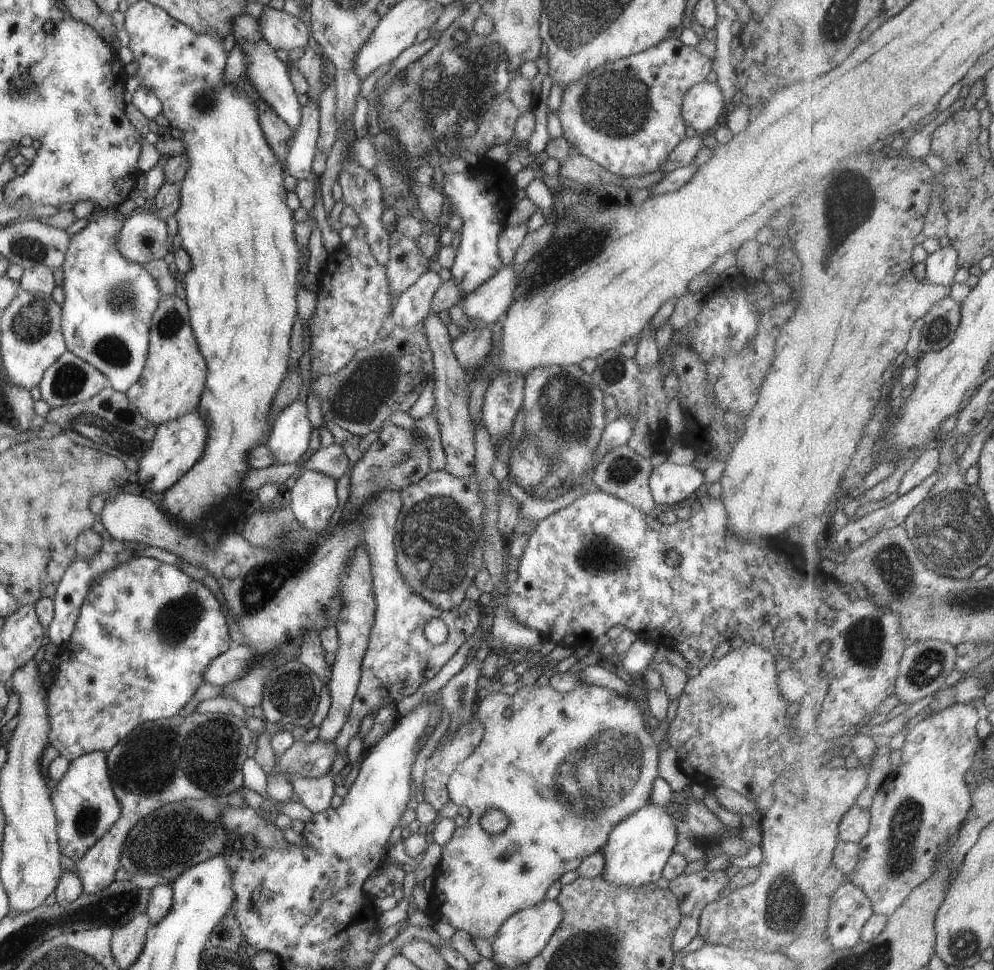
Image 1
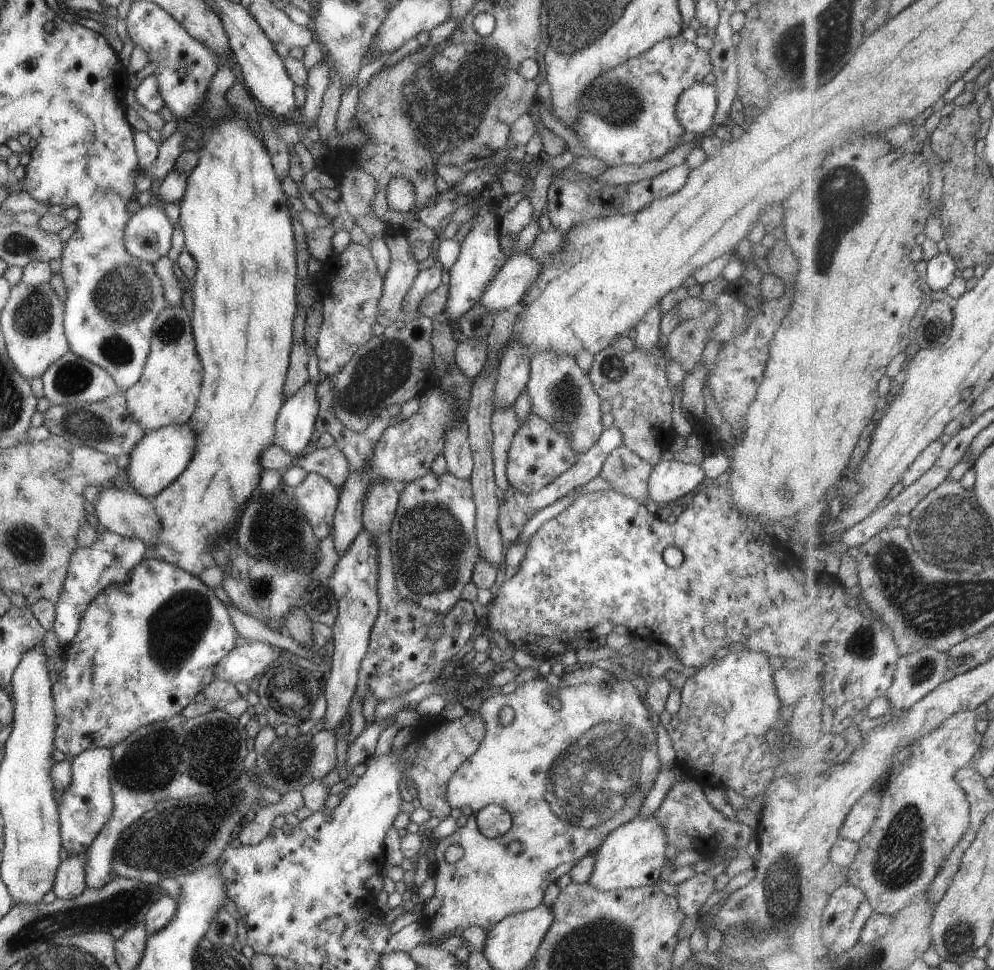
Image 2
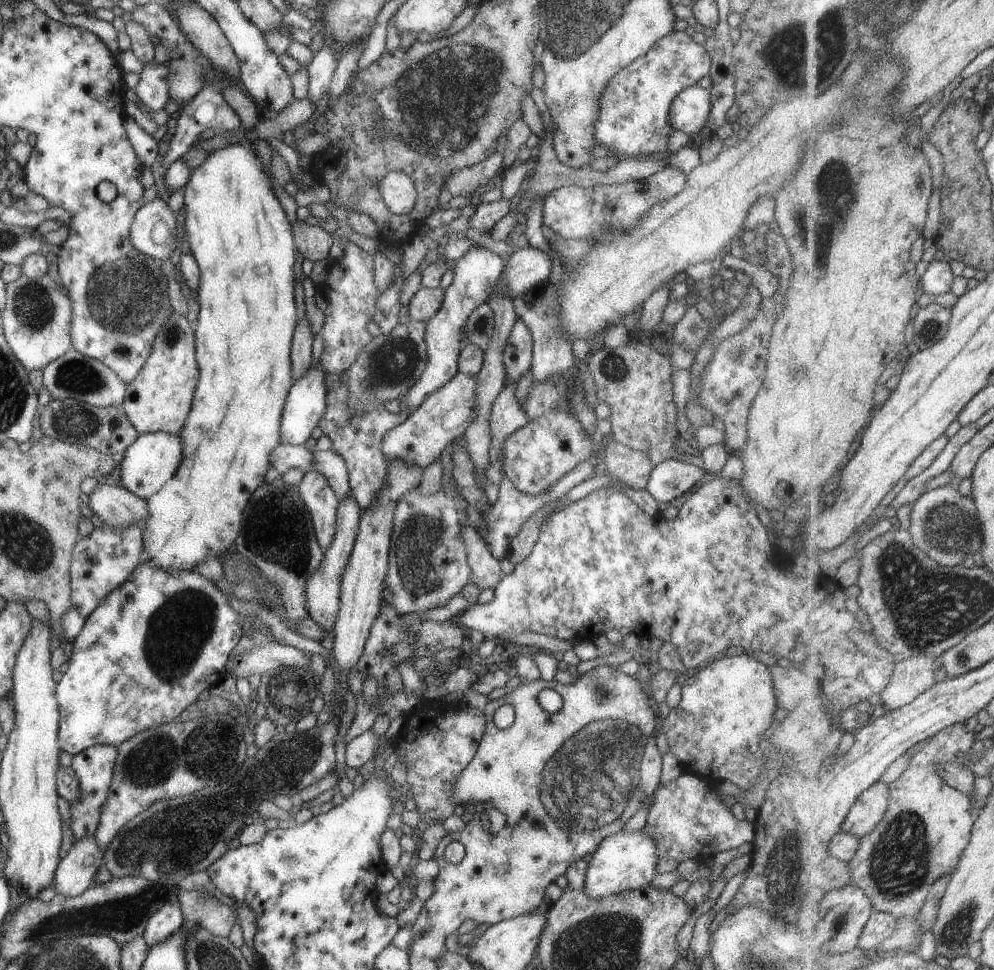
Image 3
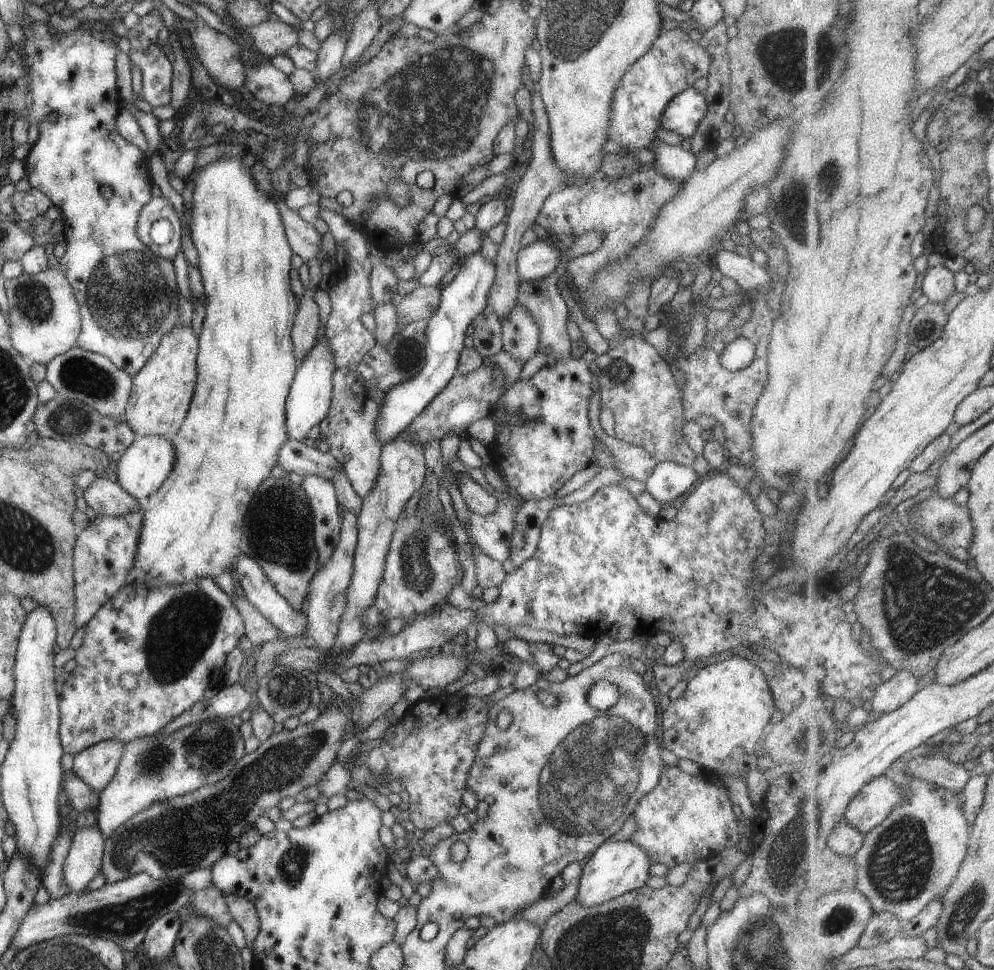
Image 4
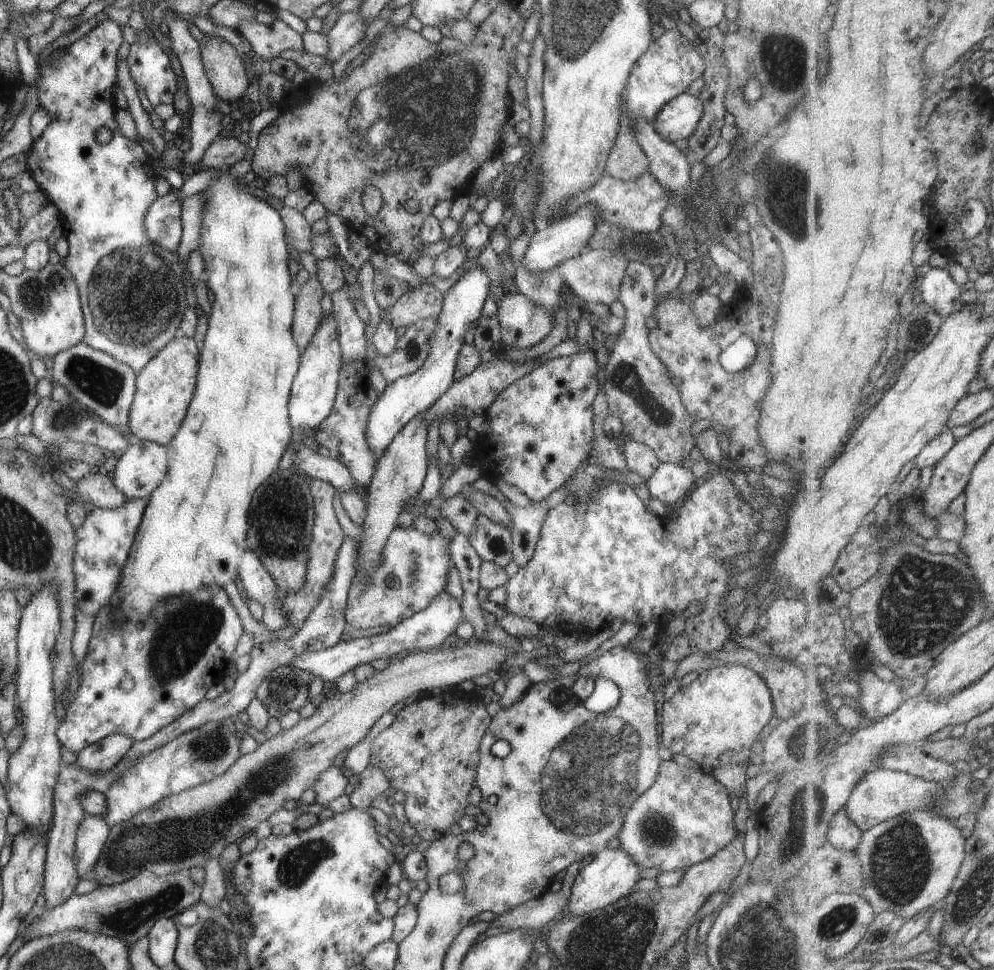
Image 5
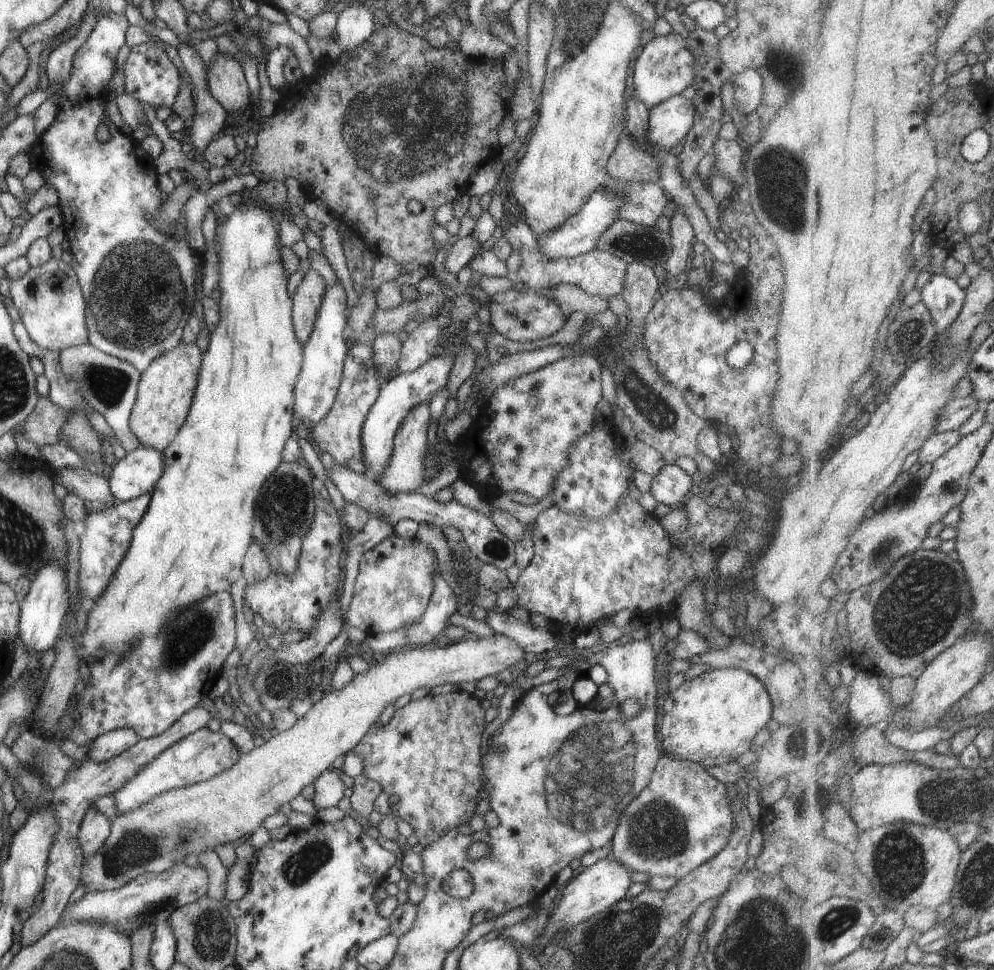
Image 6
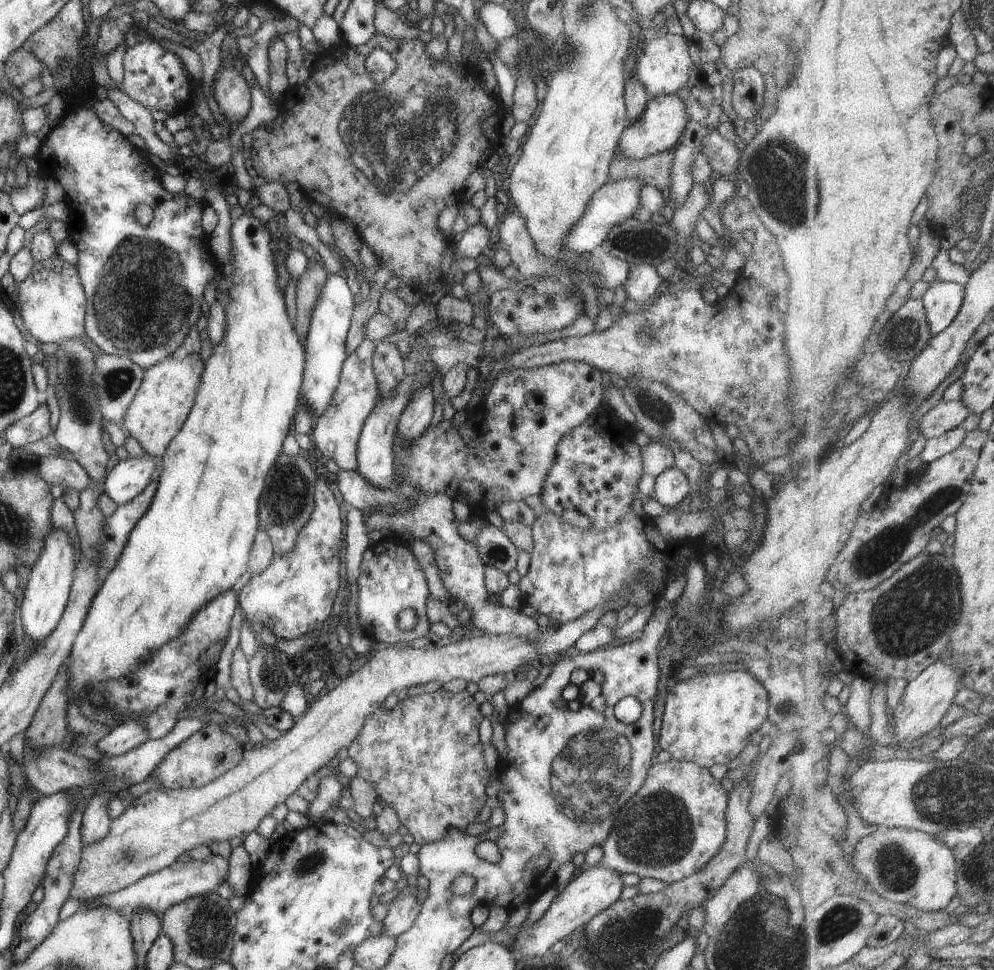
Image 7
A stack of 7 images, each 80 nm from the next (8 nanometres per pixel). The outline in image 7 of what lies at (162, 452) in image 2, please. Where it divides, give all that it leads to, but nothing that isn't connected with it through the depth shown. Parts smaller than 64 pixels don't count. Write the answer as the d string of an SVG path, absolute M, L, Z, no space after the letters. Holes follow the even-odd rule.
M143 452L143 456L129 456L121 460L107 472L104 477L103 491L116 505L132 500L151 480L157 478L159 471L158 459Z

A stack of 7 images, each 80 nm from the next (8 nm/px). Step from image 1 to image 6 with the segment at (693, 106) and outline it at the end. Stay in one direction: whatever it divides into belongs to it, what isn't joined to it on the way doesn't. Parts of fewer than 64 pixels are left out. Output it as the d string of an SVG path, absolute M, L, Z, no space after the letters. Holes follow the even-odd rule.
M674 95L648 110L645 142L655 144L653 148L670 150L689 132L695 118L691 100Z

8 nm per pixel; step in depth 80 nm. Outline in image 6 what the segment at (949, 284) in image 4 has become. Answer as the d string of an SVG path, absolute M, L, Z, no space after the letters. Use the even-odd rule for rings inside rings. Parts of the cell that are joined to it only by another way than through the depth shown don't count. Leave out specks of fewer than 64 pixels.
M932 274L921 292L922 302L937 324L937 333L945 332L961 315L966 290L945 274Z

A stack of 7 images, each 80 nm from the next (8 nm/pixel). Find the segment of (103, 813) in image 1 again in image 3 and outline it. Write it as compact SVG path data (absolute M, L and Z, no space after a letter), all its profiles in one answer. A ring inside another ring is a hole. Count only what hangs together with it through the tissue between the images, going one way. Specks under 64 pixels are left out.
M94 745L73 756L70 768L78 781L78 800L69 803L69 815L71 816L69 829L73 833L73 843L84 837L94 837L101 808L105 803L108 787L110 786L116 753L116 747Z

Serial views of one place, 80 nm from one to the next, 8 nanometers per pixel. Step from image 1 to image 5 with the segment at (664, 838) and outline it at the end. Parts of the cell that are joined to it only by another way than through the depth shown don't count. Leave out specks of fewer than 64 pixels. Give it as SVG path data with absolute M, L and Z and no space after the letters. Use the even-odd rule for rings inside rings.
M621 848L599 850L593 856L591 862L584 864L575 876L575 880L571 884L571 896L569 896L565 911L571 912L575 916L585 915L585 912L600 910L616 902L619 898L631 893L633 885L640 879L640 870L642 869L633 860L633 856L625 854Z

